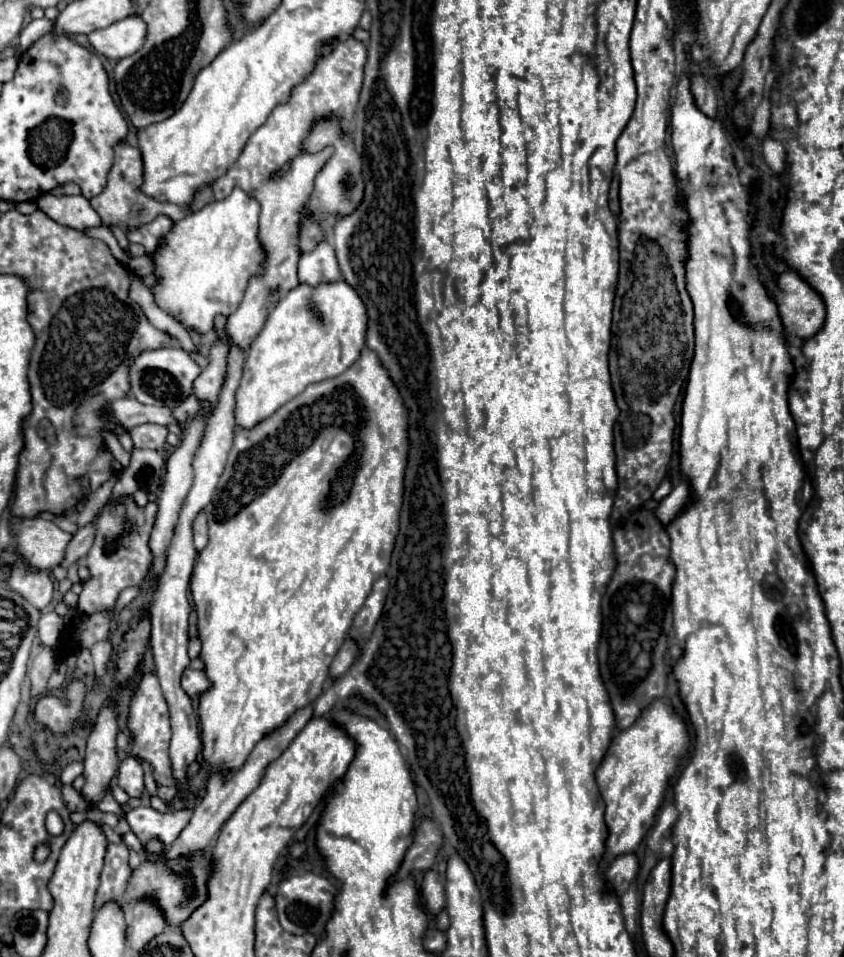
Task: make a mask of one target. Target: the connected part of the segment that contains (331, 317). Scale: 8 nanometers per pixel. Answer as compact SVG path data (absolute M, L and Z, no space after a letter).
M344 280L332 284L320 284L316 288L300 284L294 290L290 290L286 296L282 296L278 304L272 308L272 312L268 314L264 328L252 342L248 356L244 360L242 380L236 390L234 430L240 432L240 428L254 428L256 424L260 424L260 420L272 416L272 412L276 412L282 404L286 404L288 400L304 392L308 384L316 384L342 374L360 356L360 350L364 346L364 336L366 336L366 322L368 316L360 296Z

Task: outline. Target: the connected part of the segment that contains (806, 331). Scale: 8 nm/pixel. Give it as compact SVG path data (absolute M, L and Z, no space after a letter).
M788 270L780 276L778 288L780 288L780 294L774 298L778 302L778 310L780 310L786 332L792 330L794 334L798 334L800 338L806 338L806 340L812 338L816 332L820 332L824 326L824 320L826 320L826 306L824 306L822 296L794 270Z

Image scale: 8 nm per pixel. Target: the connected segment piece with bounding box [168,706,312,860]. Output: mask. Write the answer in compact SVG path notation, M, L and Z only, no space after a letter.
M306 706L306 708L298 710L282 728L278 728L276 732L272 732L270 736L266 736L264 740L260 740L260 742L256 744L256 748L252 750L250 758L246 760L246 764L244 764L240 770L236 770L226 782L224 782L224 778L218 776L218 774L210 776L208 788L206 788L206 796L204 796L204 800L194 808L194 814L192 814L192 820L188 822L188 826L180 832L180 836L178 836L178 838L174 840L174 844L170 846L170 850L168 850L168 860L174 860L176 856L188 856L188 852L202 852L202 850L206 850L206 848L210 846L212 840L218 836L222 824L228 820L228 816L232 816L232 812L246 800L246 796L256 790L256 784L260 784L260 780L262 780L262 776L264 776L264 772L266 772L266 766L268 766L272 760L276 760L276 758L288 748L288 744L290 744L290 742L296 738L296 734L308 724L310 718L312 718L312 706Z

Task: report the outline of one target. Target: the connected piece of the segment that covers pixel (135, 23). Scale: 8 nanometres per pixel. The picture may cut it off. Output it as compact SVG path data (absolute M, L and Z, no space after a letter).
M128 16L124 20L112 22L108 28L90 32L88 42L98 54L104 54L112 60L120 60L134 54L144 44L144 36L146 24L142 22L142 18Z

